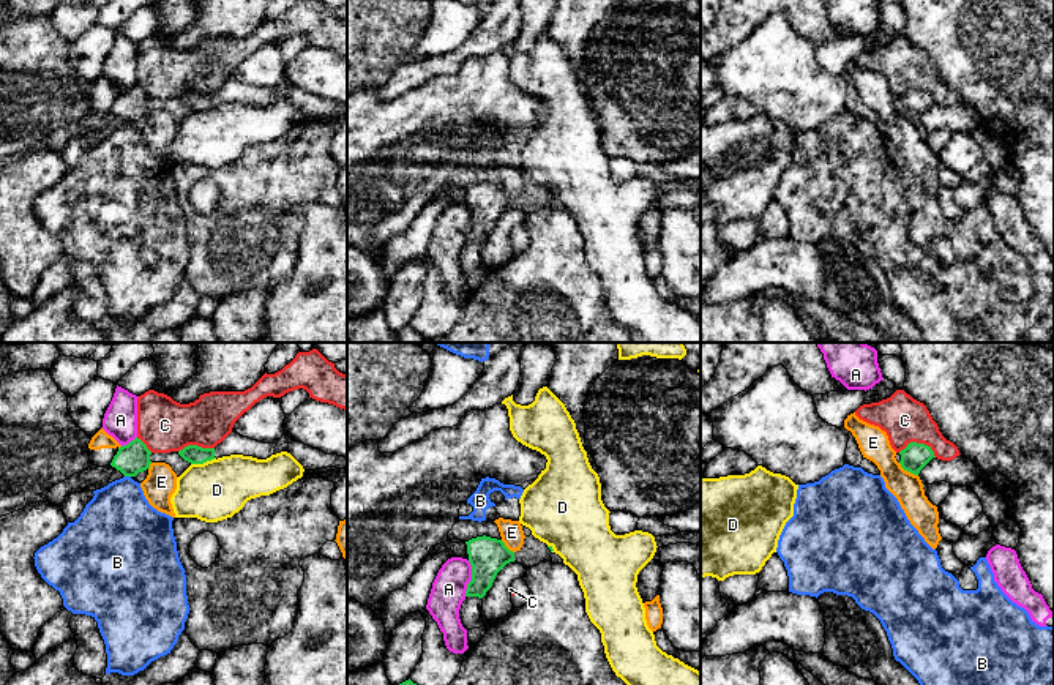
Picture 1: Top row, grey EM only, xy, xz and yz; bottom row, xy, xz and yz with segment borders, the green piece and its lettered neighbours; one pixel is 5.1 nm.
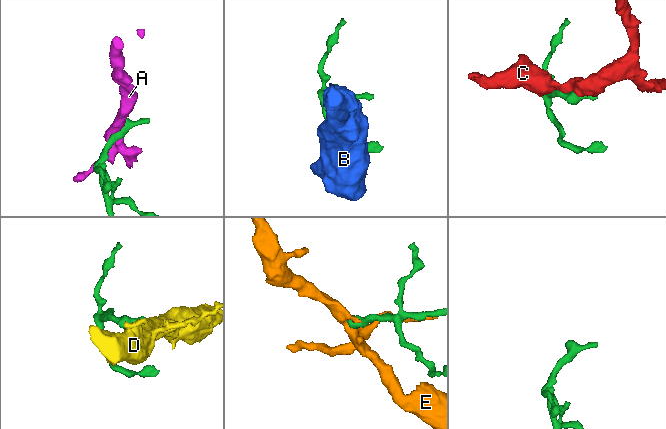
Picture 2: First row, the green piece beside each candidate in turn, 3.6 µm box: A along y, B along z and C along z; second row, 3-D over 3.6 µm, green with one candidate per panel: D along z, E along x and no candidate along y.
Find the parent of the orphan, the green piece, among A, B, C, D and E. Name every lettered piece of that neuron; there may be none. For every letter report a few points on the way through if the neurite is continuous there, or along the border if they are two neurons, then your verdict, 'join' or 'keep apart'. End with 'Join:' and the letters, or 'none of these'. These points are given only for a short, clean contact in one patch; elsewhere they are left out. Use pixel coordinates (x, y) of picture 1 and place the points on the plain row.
A: keep apart
B: border xy (125, 122), (130, 123); keep apart
C: keep apart
D: border xy (215, 104), (191, 111); keep apart
E: border yz (898, 109), (917, 122); keep apart
Join: none of these

